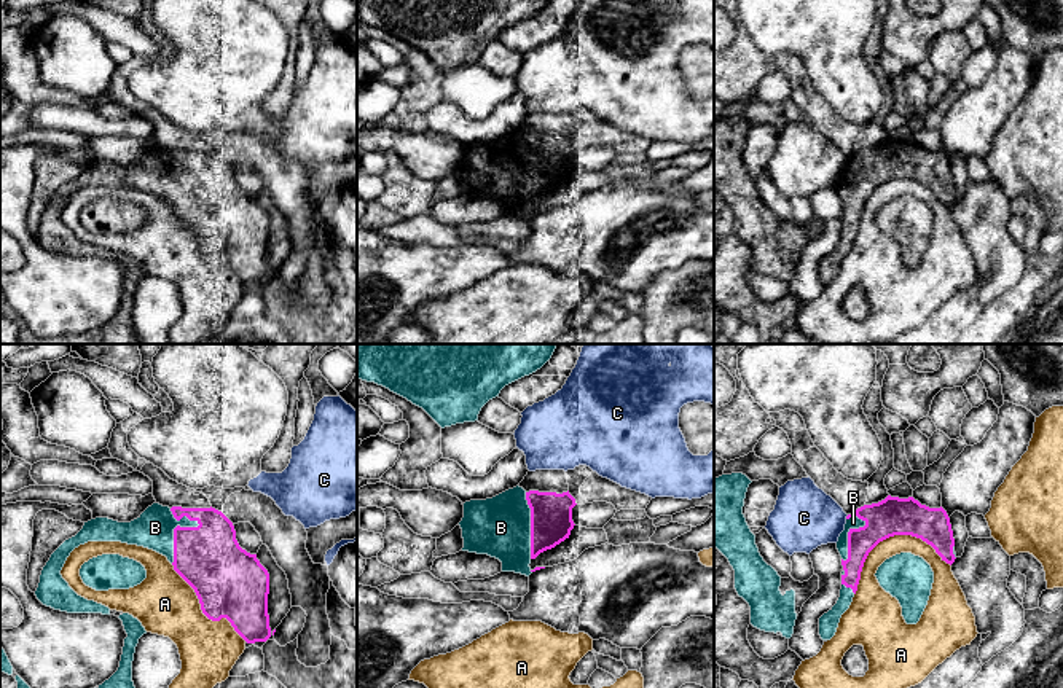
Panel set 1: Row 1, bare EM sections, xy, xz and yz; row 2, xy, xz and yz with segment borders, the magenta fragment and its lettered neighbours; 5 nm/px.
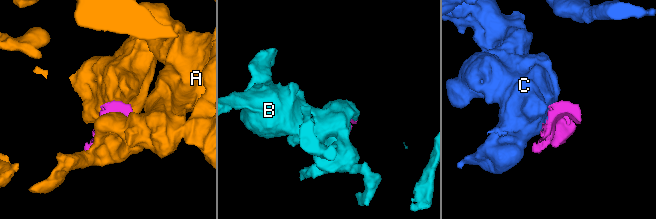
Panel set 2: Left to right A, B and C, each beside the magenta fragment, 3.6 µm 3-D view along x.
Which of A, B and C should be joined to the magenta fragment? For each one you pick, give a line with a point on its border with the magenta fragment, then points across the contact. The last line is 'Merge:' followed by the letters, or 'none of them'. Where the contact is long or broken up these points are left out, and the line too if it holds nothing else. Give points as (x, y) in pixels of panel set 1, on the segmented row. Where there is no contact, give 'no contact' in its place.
B: contact xy (185, 527)
Merge: B

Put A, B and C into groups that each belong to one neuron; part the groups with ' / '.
A / B / C

